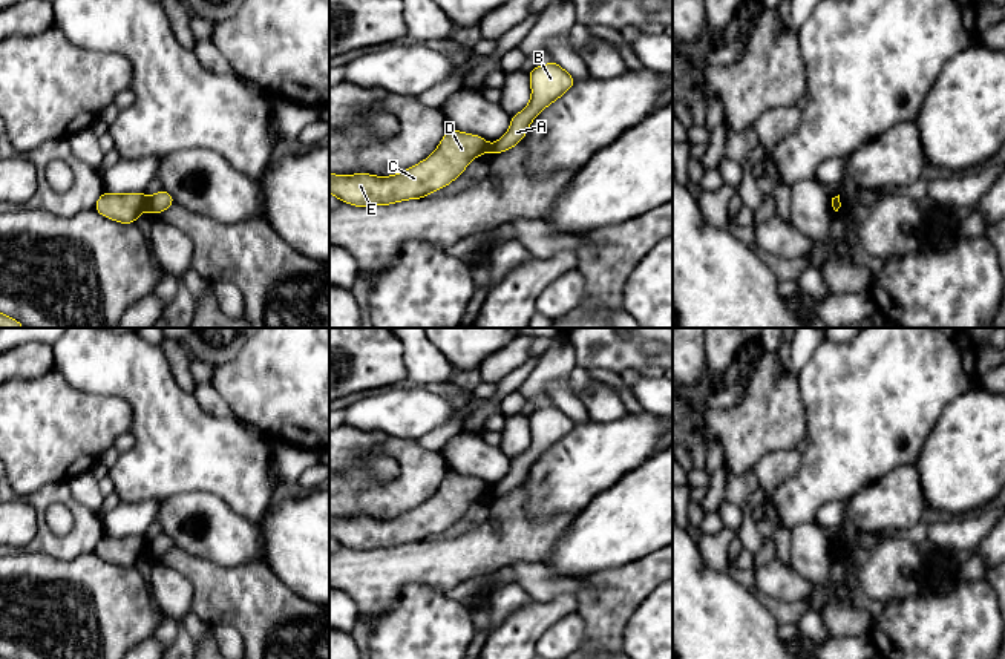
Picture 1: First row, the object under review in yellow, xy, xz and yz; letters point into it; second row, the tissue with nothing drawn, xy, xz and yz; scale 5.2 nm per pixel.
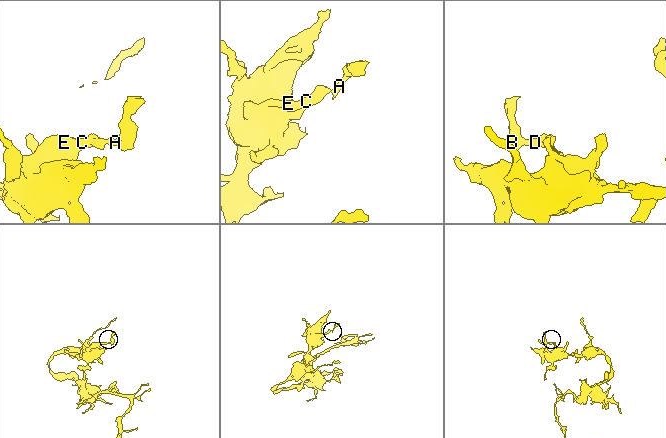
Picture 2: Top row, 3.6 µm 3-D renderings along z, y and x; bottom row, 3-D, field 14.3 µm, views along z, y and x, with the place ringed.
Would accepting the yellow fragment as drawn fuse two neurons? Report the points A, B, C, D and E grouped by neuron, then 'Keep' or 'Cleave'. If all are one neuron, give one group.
Groups: A B / C D E. Cleave

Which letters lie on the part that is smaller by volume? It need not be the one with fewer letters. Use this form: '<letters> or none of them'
A, B

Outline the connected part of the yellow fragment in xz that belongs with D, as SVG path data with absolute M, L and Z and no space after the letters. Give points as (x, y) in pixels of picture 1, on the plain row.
M449 472L429 501L394 520L329 516L329 536L355 550L420 543L455 524L472 503L489 493L484 481Z

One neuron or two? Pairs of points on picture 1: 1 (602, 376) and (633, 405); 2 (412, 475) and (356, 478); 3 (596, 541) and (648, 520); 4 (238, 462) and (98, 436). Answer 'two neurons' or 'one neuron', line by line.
1: one neuron
2: one neuron
3: one neuron
4: two neurons

